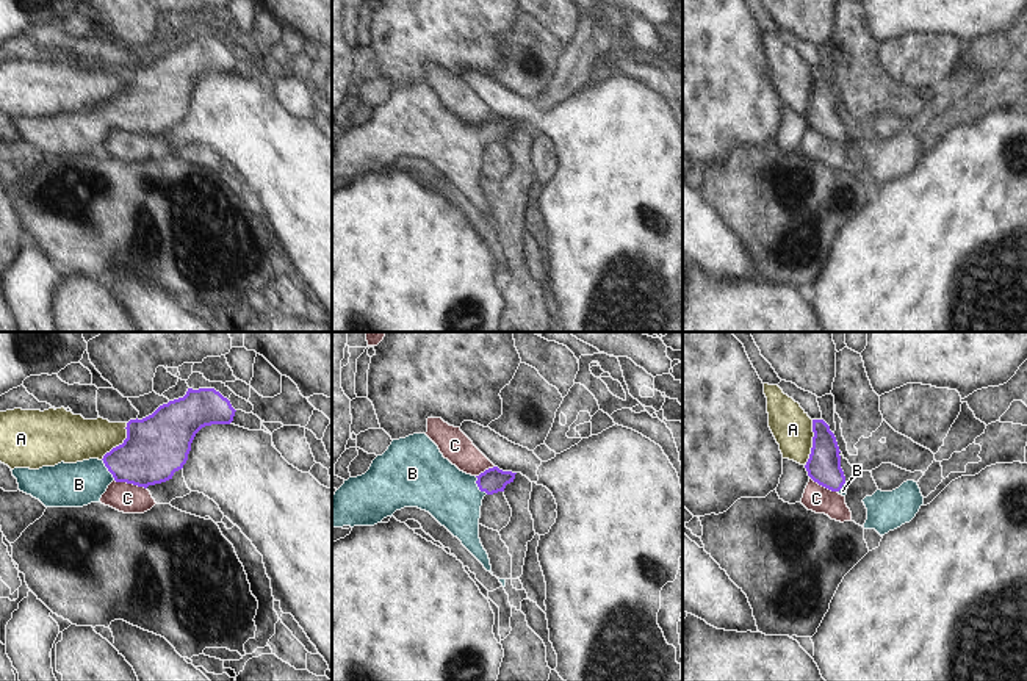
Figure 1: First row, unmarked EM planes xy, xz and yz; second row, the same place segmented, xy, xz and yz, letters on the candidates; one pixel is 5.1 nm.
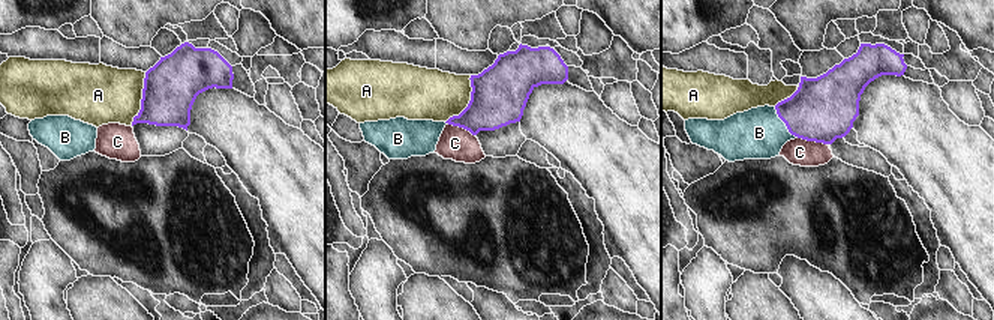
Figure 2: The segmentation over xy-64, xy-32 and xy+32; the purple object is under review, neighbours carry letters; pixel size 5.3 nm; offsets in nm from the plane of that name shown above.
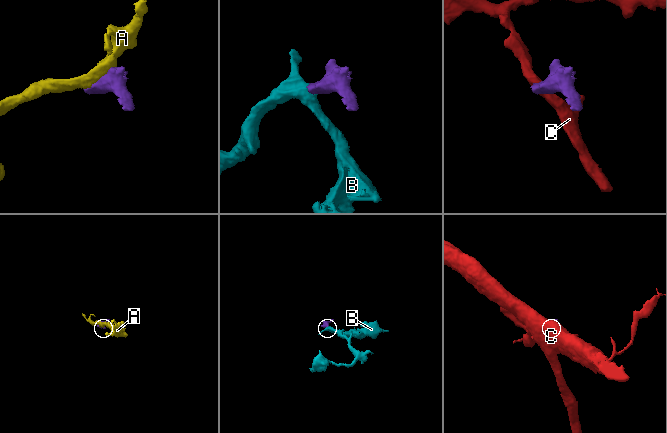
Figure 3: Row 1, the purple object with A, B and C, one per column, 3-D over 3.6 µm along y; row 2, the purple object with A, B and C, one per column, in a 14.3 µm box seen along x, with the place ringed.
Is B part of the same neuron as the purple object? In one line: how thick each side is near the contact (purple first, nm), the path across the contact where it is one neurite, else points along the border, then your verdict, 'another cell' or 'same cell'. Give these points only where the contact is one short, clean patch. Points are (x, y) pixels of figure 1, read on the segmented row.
130 nm thick on the purple side, 300 nm on the other; runs through xz (493, 479), (478, 486), (440, 486), (431, 482); same cell

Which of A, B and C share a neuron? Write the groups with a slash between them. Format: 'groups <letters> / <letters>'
groups A / B / C

